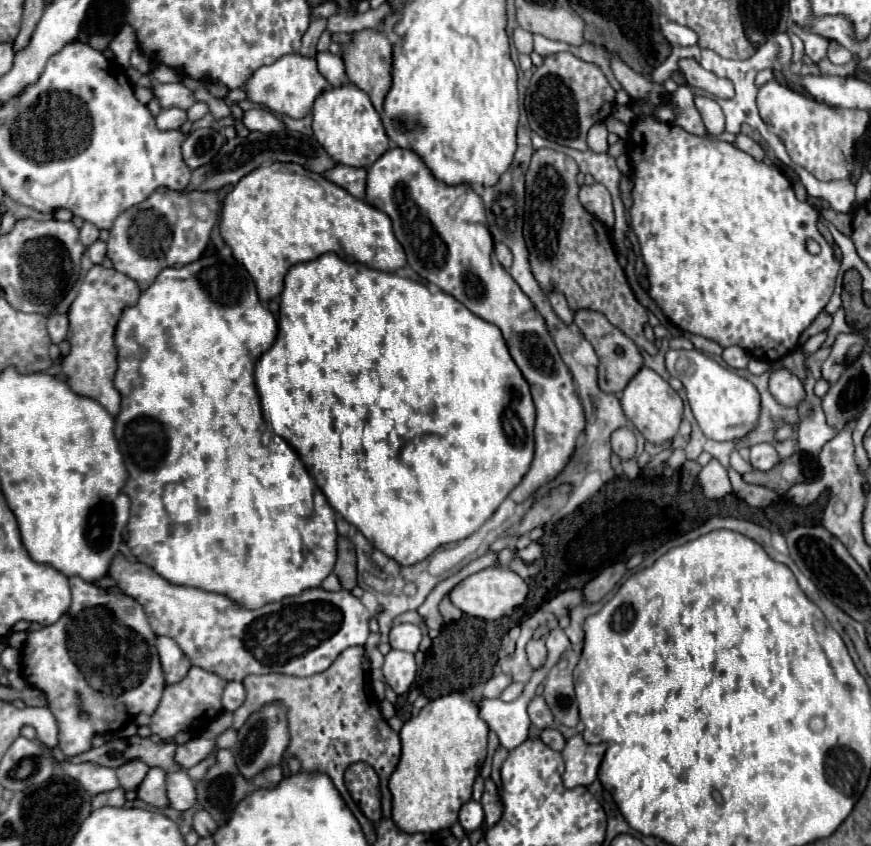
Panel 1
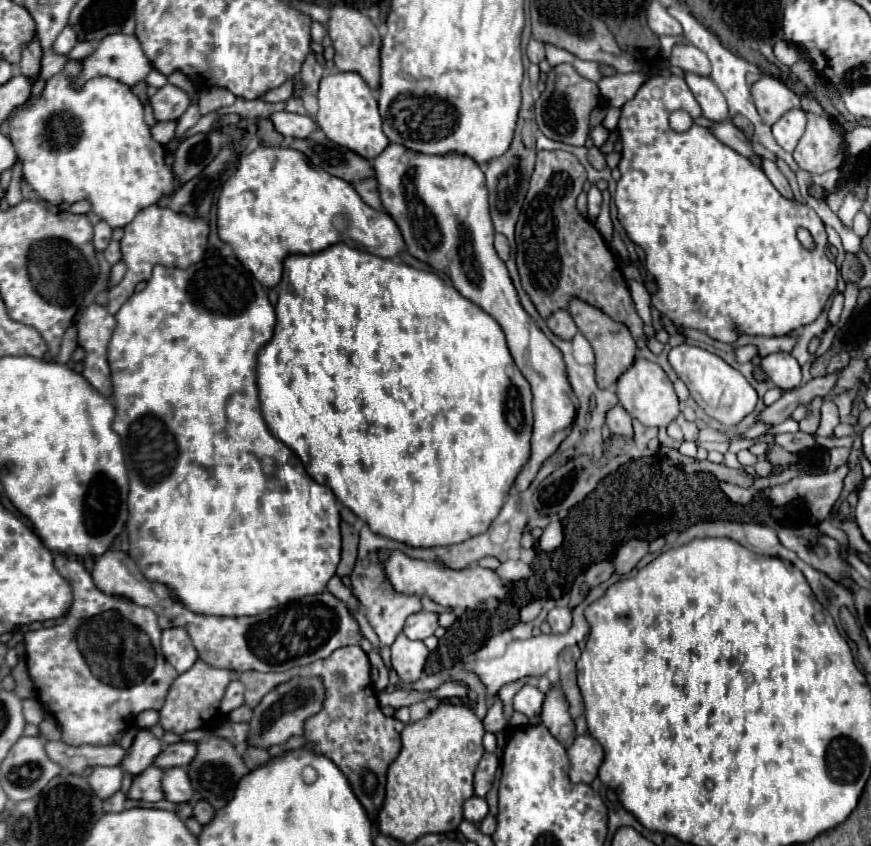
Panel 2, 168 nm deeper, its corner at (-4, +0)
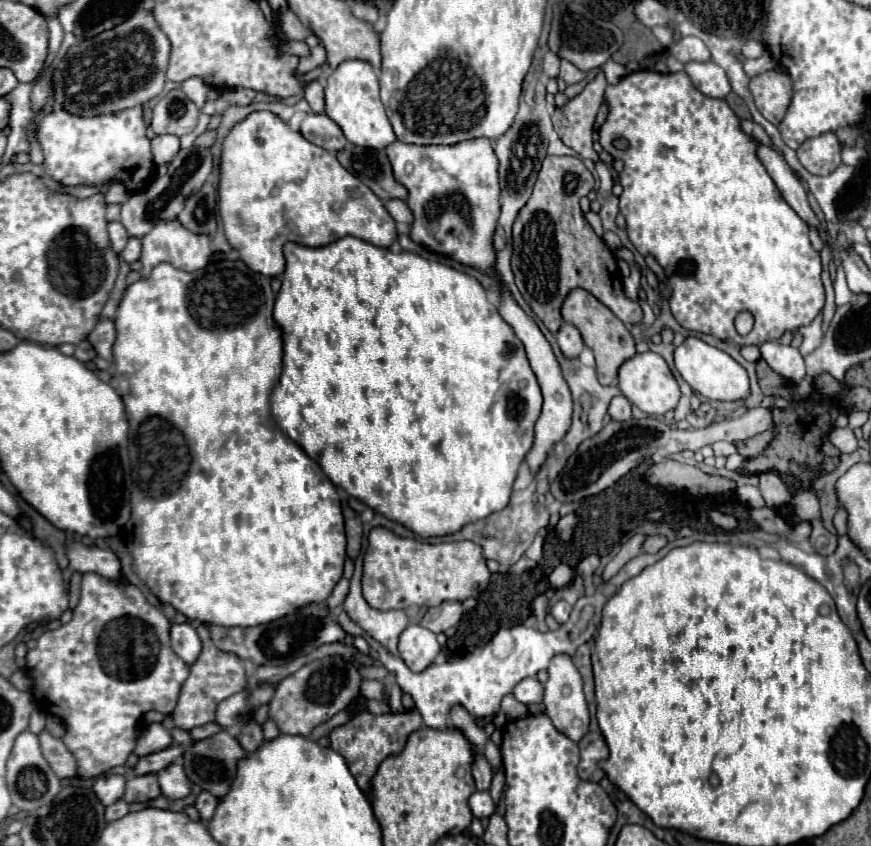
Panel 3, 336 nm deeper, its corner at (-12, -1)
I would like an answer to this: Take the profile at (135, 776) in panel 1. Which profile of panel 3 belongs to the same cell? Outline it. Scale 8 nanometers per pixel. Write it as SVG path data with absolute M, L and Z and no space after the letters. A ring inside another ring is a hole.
M150 723L138 737L136 741L136 755L138 757L144 757L144 755L150 755L150 753L156 753L156 751L162 751L166 747L172 745L172 737L170 733L162 727L162 723Z

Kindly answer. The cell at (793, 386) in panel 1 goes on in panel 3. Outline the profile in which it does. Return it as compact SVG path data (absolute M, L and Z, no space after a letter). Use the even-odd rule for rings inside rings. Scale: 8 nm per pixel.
M768 341L760 345L762 359L782 377L792 383L800 383L806 377L806 367L800 351L792 345L782 345L778 341Z

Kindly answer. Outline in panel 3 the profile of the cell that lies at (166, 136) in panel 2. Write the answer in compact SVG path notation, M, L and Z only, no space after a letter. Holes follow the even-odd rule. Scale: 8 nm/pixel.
M156 135L152 141L152 159L154 165L166 165L174 159L174 155L178 155L180 151L180 139L174 135Z

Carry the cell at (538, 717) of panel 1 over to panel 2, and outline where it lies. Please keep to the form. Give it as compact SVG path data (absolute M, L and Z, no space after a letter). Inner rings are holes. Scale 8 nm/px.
M526 684L516 696L514 696L514 710L526 714L528 718L532 716L538 716L542 712L542 702L544 702L544 694L532 686L532 684Z

